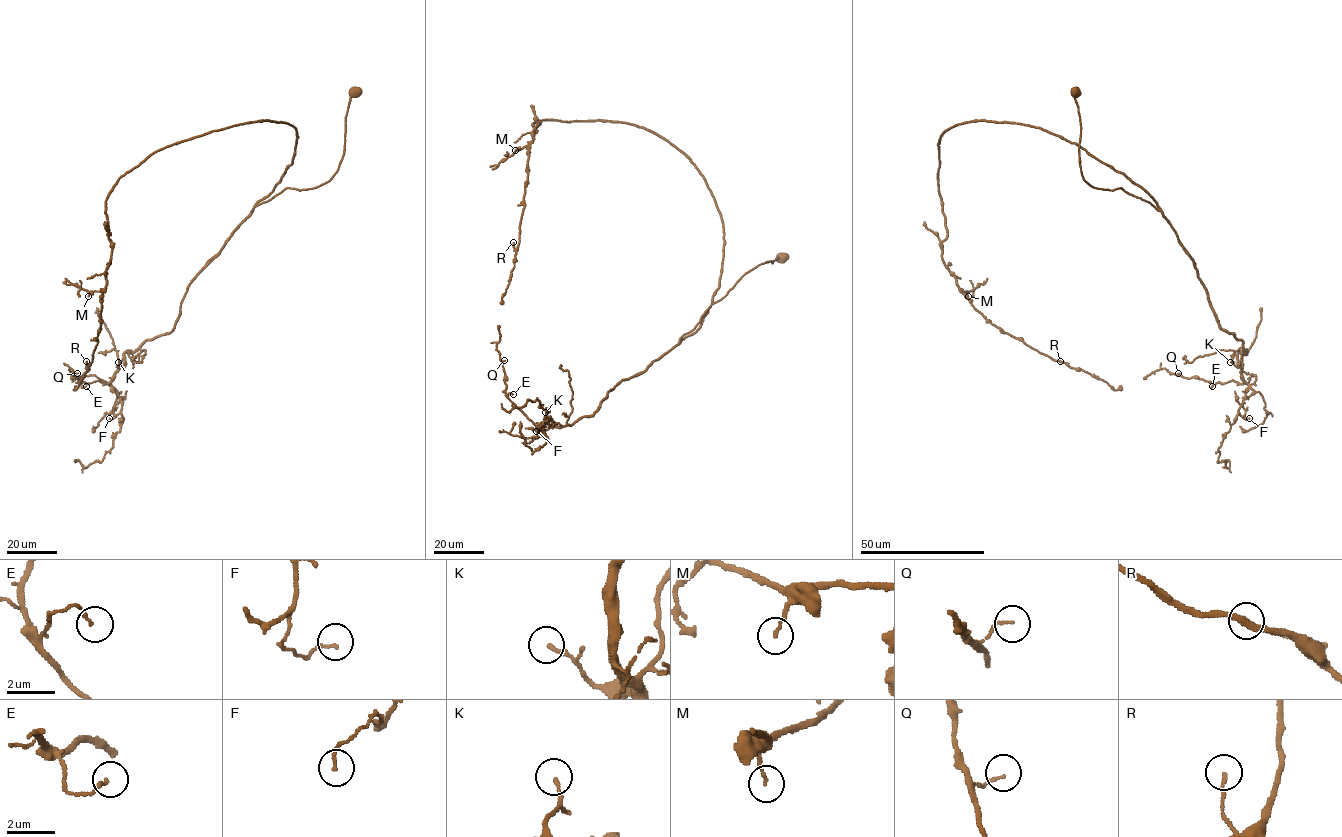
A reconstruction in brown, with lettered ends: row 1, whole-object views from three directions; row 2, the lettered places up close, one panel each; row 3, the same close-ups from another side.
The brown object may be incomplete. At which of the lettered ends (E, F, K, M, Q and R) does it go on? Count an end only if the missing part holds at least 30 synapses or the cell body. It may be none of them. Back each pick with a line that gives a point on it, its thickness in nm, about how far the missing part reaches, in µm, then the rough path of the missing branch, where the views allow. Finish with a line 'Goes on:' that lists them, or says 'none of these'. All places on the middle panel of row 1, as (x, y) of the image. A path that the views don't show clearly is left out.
Goes on: none of these

